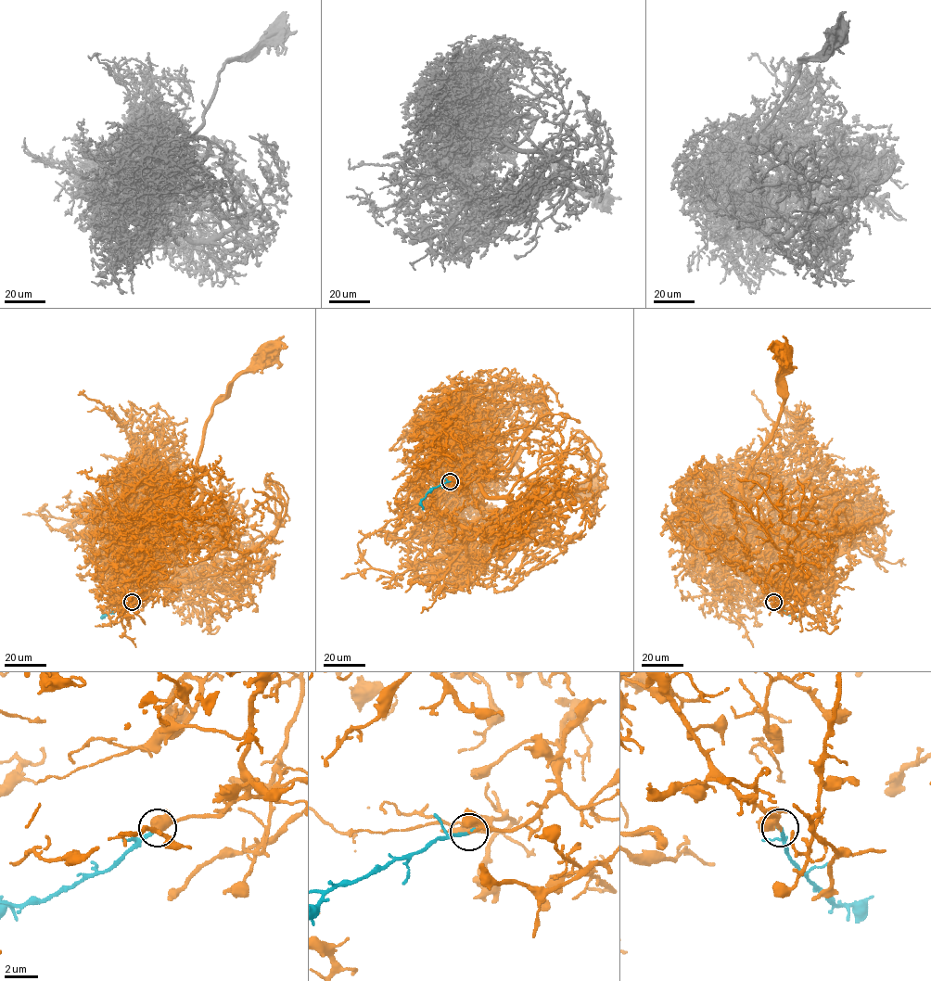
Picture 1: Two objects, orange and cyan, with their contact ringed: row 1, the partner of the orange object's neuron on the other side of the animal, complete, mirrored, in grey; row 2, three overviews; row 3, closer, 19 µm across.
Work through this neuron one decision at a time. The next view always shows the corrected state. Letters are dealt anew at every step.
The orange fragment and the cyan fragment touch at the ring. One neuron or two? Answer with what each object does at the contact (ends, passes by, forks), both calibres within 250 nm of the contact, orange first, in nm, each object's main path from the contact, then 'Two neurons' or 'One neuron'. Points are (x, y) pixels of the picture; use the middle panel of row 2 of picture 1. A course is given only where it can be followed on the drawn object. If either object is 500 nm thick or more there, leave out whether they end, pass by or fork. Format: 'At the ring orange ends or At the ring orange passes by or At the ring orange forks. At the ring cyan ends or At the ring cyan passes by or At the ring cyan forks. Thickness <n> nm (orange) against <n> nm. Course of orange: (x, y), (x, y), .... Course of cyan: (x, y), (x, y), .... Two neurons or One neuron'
At the ring orange passes by. At the ring cyan ends. Thickness 140 nm (orange) against 240 nm. Course of orange: (450, 481), (467, 463), (485, 477), (502, 477), (518, 449), (516, 464), (529, 488), (586, 489). Course of cyan: (450, 481), (432, 488), (426, 494), (420, 502), (423, 509). One neuron

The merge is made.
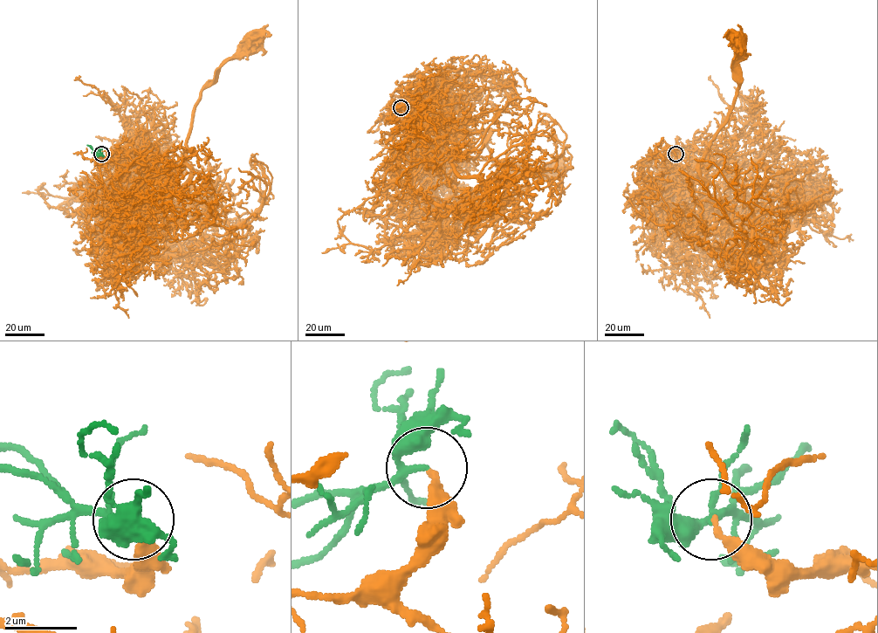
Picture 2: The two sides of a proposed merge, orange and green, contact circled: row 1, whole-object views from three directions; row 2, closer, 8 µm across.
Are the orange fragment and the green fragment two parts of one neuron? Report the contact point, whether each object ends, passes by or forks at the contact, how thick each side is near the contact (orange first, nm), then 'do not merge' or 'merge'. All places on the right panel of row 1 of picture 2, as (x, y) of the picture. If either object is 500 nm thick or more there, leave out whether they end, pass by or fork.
at (675, 154); orange ends there; green forks there; 180 nm thick on the orange side, 140 nm on the other; do not merge

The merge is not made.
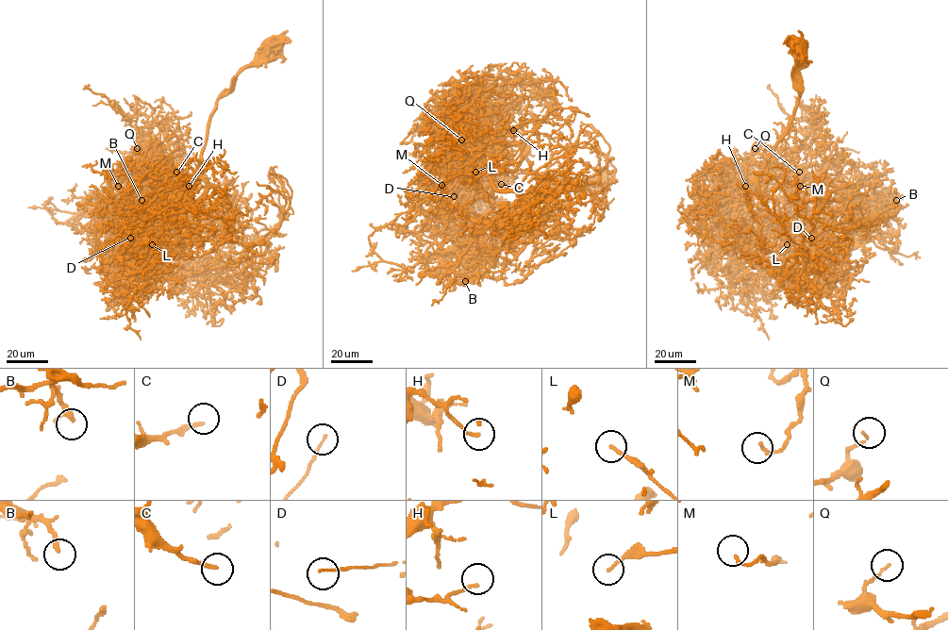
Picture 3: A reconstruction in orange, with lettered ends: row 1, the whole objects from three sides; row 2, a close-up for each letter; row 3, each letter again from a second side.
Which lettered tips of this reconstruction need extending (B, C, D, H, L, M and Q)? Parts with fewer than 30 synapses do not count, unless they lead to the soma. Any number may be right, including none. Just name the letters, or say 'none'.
B, C

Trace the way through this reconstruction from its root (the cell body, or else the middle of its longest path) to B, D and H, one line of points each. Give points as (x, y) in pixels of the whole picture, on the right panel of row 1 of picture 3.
B: (796, 45), (800, 97), (756, 190), (778, 170), (803, 178), (824, 171), (841, 179), (842, 201), (896, 200)
D: (796, 45), (800, 97), (788, 133), (759, 176), (752, 212), (817, 249), (827, 240), (811, 238)
H: (796, 45), (801, 52), (800, 97), (791, 123), (771, 154), (758, 187), (751, 192), (734, 188), (745, 186)

